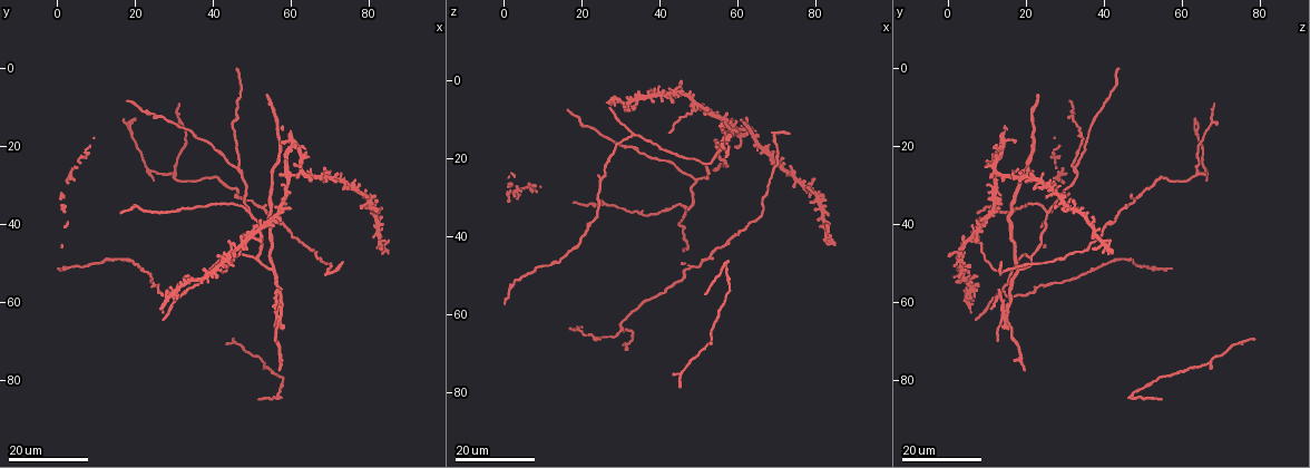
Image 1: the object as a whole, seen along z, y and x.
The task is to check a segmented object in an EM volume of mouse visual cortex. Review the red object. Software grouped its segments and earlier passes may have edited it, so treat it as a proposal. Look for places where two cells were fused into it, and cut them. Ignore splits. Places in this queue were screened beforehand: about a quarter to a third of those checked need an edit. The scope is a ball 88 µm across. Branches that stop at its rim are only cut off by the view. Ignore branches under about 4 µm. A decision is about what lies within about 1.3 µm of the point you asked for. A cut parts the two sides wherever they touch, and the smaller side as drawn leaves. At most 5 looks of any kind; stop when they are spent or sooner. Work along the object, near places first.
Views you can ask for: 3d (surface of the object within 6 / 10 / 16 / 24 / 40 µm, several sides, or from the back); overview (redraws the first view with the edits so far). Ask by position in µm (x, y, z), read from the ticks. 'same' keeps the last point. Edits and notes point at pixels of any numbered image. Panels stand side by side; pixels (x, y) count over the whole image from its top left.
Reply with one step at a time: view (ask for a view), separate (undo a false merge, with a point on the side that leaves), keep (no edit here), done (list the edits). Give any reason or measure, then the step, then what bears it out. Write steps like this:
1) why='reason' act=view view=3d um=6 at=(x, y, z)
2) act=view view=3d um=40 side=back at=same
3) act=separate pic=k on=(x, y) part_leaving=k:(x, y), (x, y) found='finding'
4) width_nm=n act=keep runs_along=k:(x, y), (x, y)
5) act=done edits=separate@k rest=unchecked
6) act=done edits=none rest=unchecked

why='calibre changes' act=view view=3d um=16 at=(22.5, 25.0, 66.0)

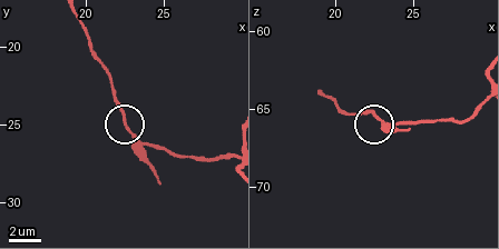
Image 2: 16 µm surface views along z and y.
why='zoom in' act=view view=3d um=10 at=(23.0, 25.4, 65.6)

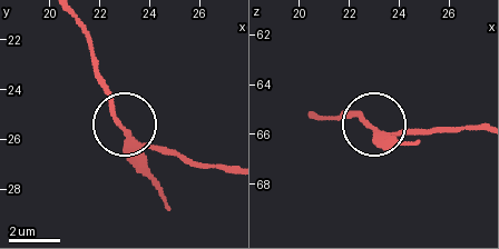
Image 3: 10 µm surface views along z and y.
width_nm=180 act=separate pic=3 on=(117, 121) part_leaving=3:(135, 146), (81, 20) found='two cells meet here'

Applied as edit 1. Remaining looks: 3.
why='redraw' act=view view=overview

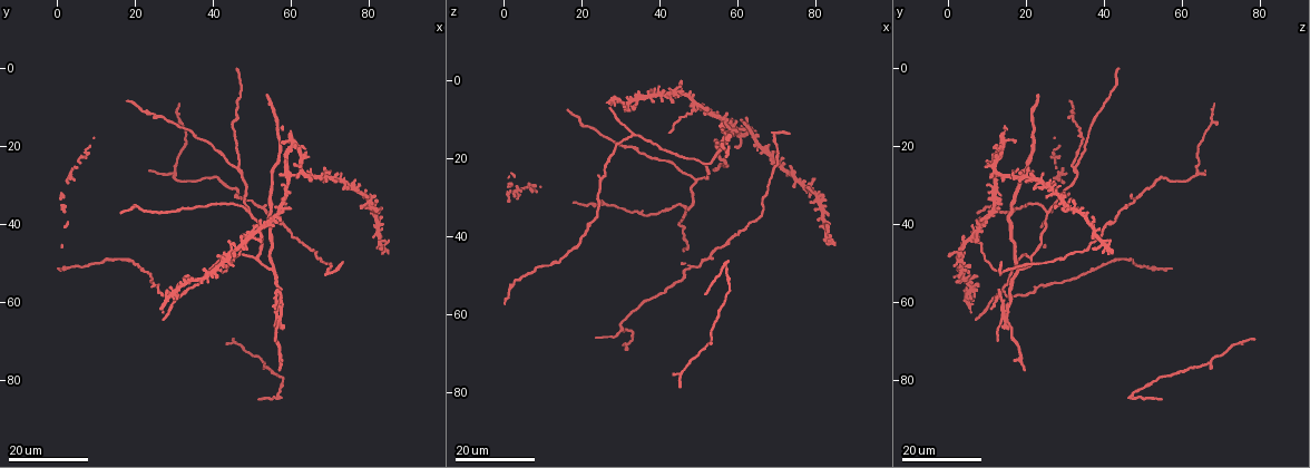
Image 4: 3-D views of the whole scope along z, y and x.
why='small branch off a trunk' act=view view=3d um=24 at=(46.5, 25.0, 33.0)

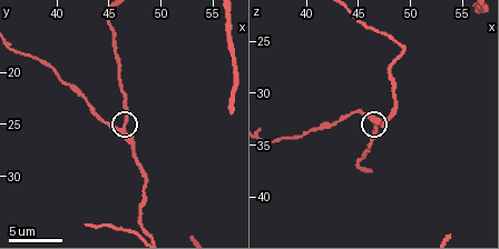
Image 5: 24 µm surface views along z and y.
why='zoom in' act=view view=3d um=6 at=(46.4, 25.8, 32.4)

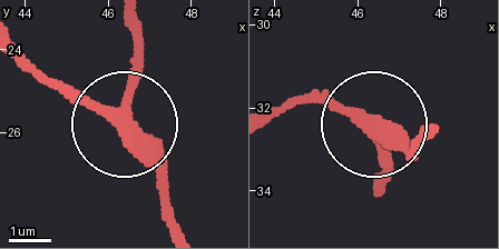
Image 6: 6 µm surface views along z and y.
arms=3 act=keep runs_along=6:(176, 222), (127, 116), (137, 45) found='one cell here'

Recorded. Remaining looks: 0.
act=done edits=separate@3 rest=unchecked

